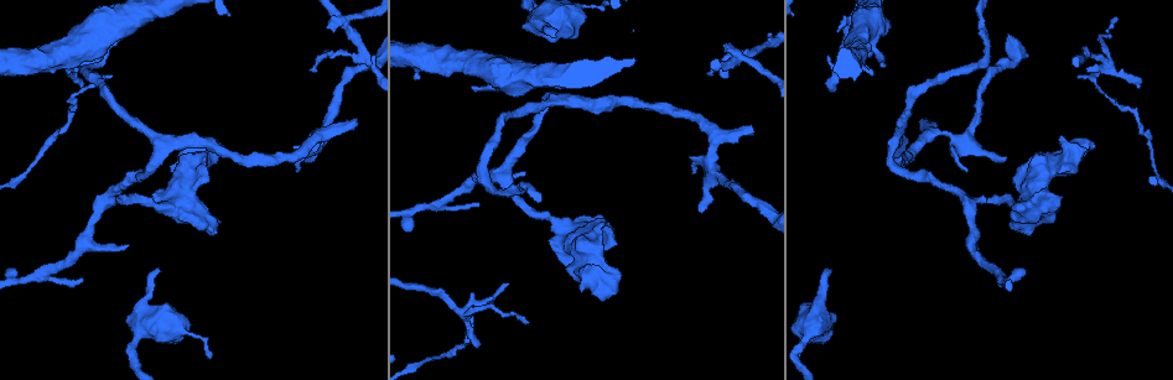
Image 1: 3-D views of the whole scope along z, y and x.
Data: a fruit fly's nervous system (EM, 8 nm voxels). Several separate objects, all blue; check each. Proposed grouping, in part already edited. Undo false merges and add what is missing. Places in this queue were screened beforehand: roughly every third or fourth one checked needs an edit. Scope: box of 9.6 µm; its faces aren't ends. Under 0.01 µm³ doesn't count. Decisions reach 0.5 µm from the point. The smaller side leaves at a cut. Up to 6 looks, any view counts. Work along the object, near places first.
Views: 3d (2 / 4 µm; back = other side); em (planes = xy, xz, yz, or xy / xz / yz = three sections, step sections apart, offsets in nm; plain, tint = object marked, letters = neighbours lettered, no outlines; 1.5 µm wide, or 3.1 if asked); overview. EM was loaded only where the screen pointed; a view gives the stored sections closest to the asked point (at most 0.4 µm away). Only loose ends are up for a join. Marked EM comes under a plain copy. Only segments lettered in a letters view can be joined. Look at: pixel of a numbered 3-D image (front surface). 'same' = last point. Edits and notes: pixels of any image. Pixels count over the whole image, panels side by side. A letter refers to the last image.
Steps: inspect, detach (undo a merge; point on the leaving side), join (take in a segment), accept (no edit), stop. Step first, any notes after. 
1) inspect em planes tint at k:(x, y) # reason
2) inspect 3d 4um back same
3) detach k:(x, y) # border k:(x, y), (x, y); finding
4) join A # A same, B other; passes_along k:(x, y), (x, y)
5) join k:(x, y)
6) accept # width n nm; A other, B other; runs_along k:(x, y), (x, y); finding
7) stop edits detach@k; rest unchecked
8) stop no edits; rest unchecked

inspect 3d 4um at 1:(356, 121) # free end

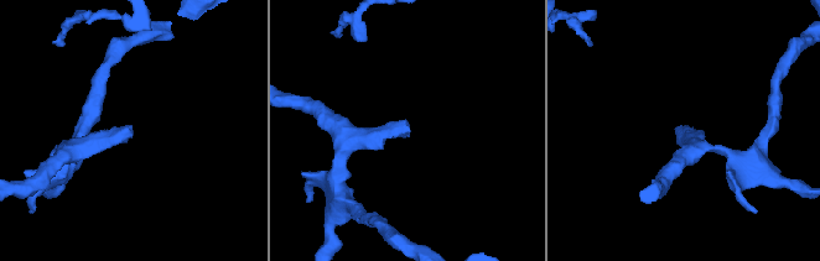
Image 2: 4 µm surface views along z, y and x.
inspect em yz step 8 tint at 2:(130, 126) # now the EM

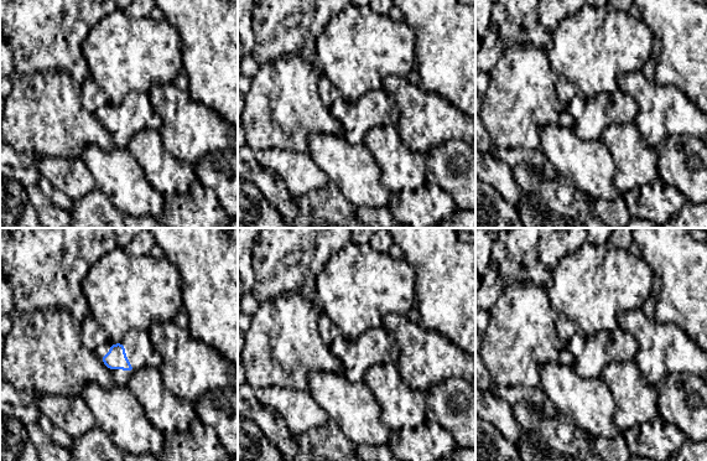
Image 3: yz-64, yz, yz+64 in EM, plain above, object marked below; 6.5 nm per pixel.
inspect em xy step 8 letters same

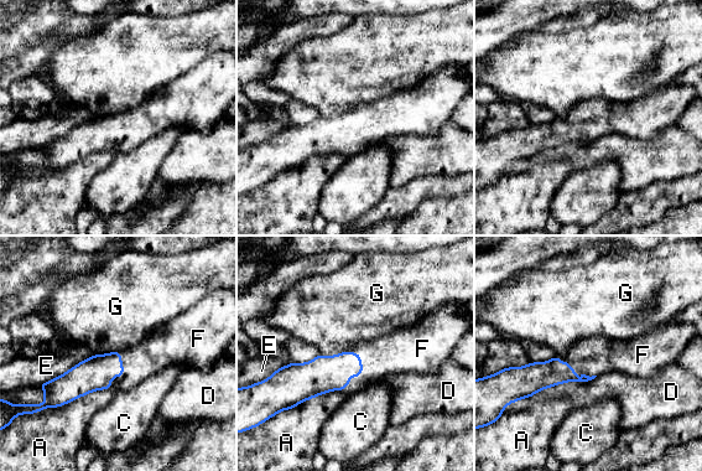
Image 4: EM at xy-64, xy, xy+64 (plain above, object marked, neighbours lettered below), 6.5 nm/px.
join F # longest_contact D 500 nm; A other, C other, D other, E other, F same, G other; the cell continues

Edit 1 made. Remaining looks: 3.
inspect overview # redraw

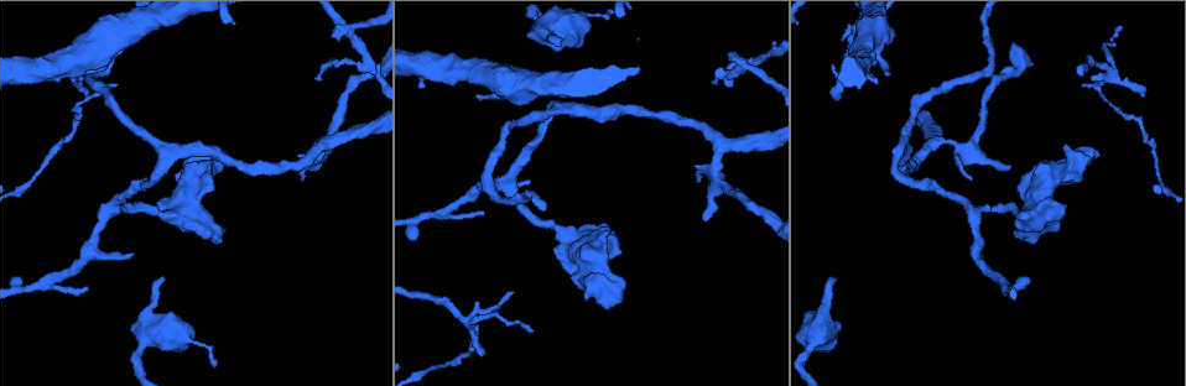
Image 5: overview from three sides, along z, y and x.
inspect em planes letters at 5:(558, 45) # free end

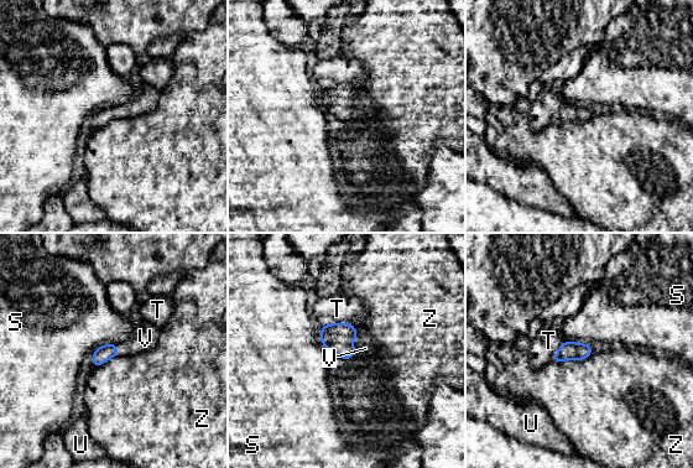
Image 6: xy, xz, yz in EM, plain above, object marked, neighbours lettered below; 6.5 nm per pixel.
join V # S other, T other, U other, V same, Z other; passes_along 6:(338, 338), (353, 346), (365, 348); it goes on there

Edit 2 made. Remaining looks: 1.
stop edits join@4, join@6; rest unchecked

